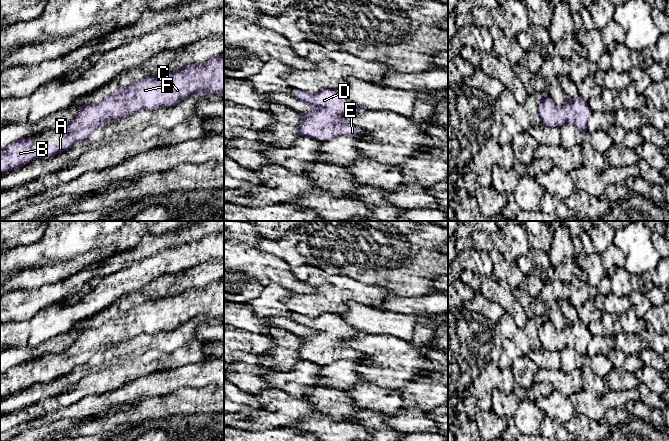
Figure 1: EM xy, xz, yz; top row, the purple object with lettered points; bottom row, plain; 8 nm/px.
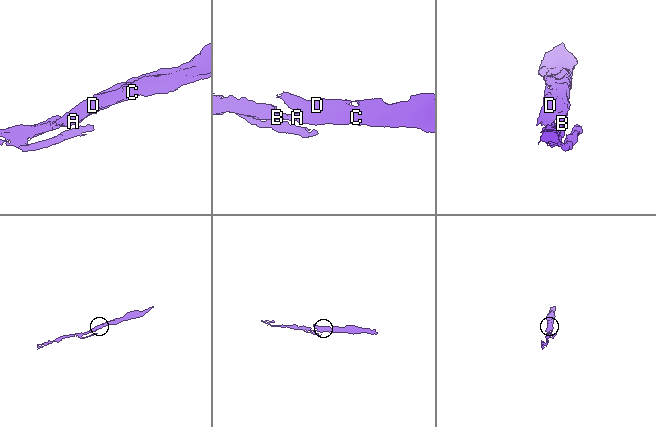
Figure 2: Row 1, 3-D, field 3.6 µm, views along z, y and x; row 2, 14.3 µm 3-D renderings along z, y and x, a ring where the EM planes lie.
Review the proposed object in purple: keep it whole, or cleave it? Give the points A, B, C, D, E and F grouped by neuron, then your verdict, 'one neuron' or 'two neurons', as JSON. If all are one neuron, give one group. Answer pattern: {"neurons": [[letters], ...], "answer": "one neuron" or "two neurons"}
{"neurons": [["A", "B", "C", "D", "E", "F"]], "answer": "one neuron"}

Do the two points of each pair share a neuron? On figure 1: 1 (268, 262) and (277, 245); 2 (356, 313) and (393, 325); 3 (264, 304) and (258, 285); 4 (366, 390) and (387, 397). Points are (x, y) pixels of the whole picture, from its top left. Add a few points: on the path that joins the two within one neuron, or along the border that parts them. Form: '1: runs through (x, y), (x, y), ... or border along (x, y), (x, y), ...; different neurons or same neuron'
1: border along (253, 244), (265, 252), (282, 258), (291, 267); different neurons
2: runs through (365, 318), (376, 322), (384, 322); same neuron
3: border along (283, 286), (271, 283), (260, 290); different neurons
4: runs through (371, 395), (373, 397), (382, 397); same neuron

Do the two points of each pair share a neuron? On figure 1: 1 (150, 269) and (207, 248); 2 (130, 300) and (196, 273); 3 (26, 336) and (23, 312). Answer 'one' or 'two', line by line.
1: one
2: one
3: two

